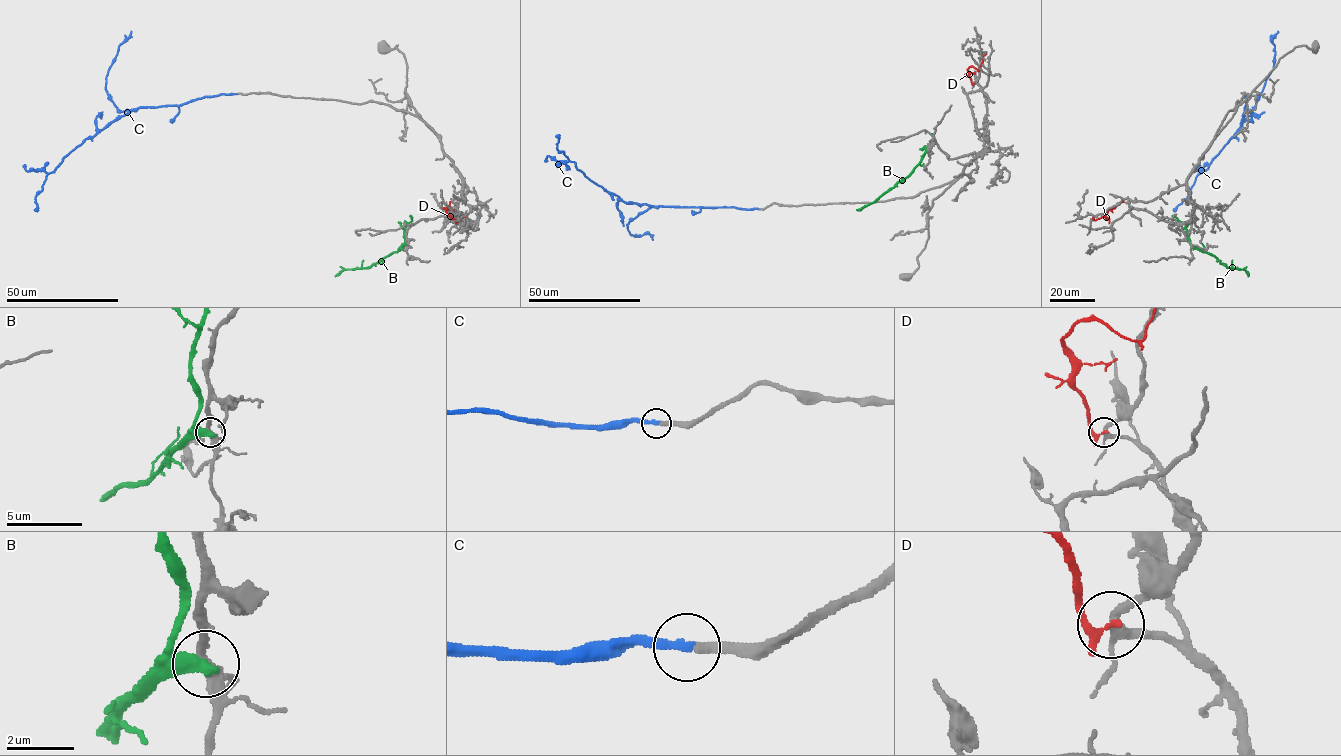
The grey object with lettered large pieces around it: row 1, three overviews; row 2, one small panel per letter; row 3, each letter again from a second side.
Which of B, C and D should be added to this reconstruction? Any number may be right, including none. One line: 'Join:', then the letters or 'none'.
Join: C

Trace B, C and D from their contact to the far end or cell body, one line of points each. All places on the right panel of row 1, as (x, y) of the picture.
B: (1190, 244), (1211, 254), (1229, 267), (1243, 269), (1248, 276)
C: (1247, 94), (1241, 127), (1206, 169), (1198, 174), (1190, 193), (1174, 210)
D: (1121, 201), (1105, 214), (1107, 219), (1102, 217), (1094, 220), (1092, 217)

